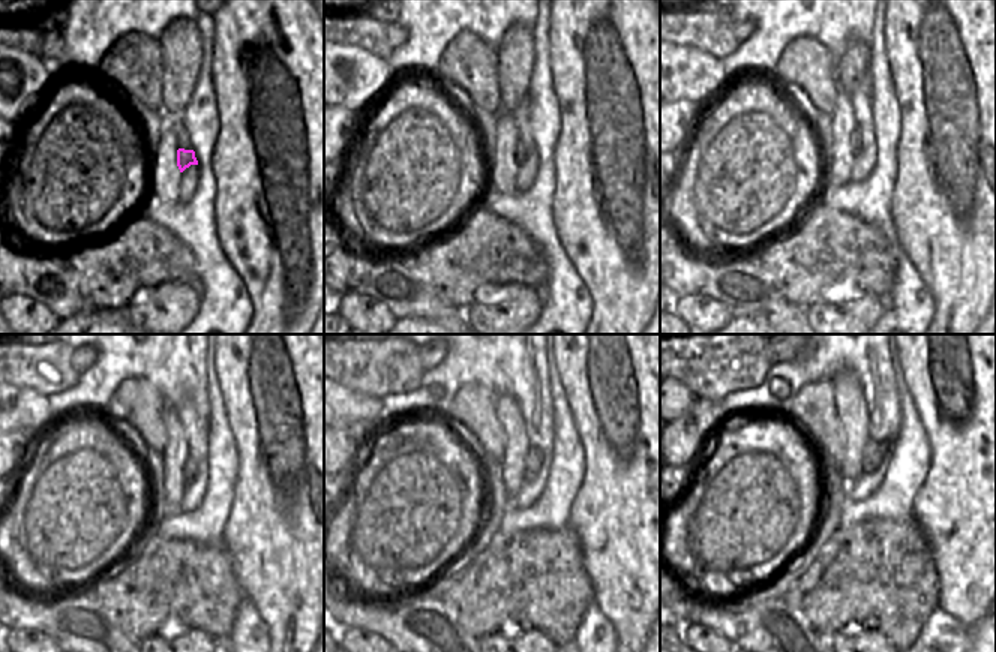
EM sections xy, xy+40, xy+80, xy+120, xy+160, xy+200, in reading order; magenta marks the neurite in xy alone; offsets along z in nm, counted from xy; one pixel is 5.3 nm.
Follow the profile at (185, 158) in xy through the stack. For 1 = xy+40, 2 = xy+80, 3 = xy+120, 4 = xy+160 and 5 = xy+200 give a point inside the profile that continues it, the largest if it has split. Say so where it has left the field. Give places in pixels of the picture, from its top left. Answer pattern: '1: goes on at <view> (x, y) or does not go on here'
1: goes on at xy+40 (519, 153)
2: goes on at xy+80 (855, 137)
3: goes on at xy+120 (189, 468)
4: goes on at xy+160 (533, 460)
5: goes on at xy+200 (873, 450)

